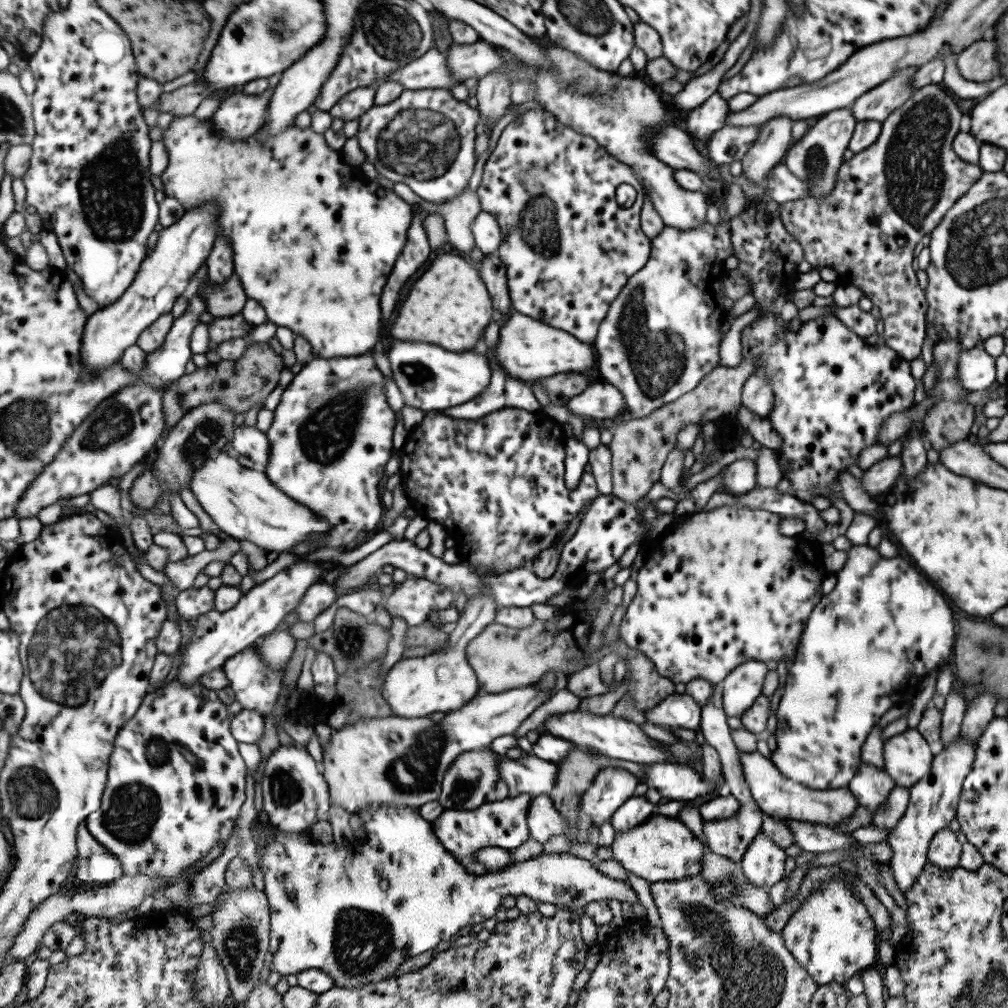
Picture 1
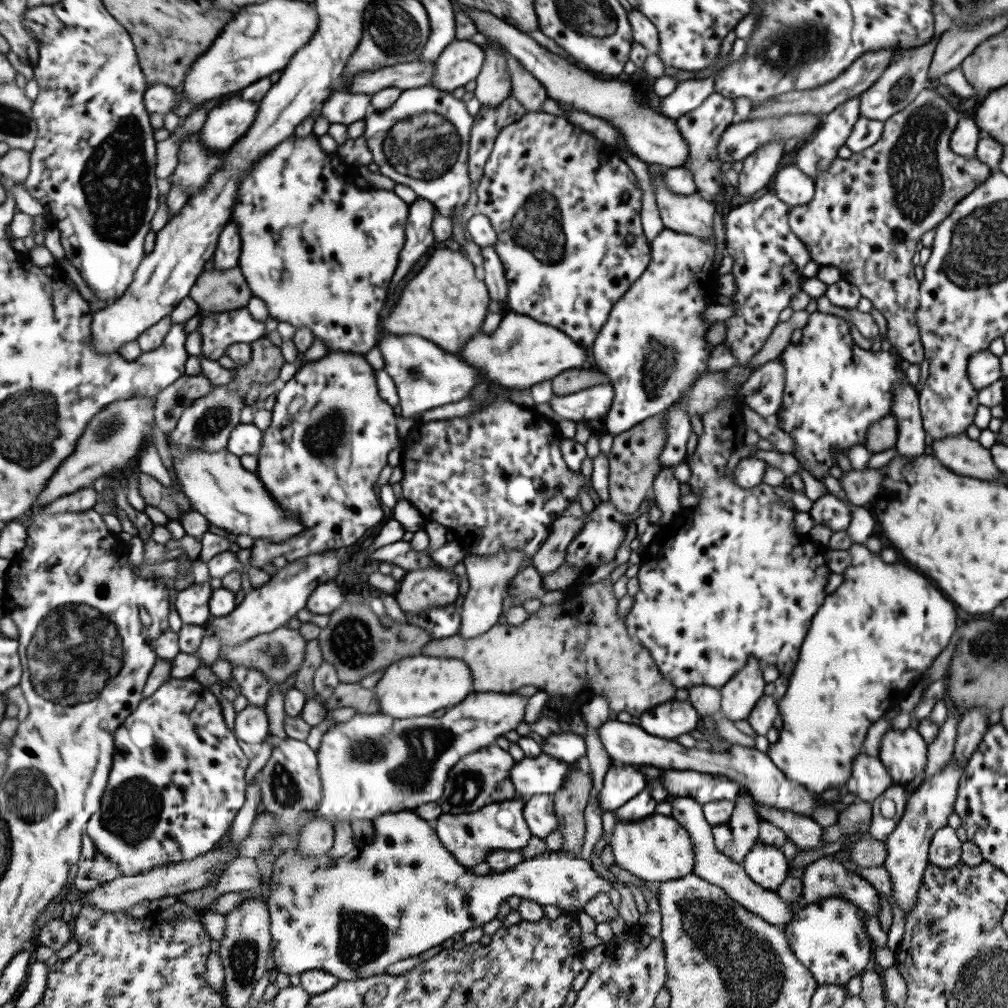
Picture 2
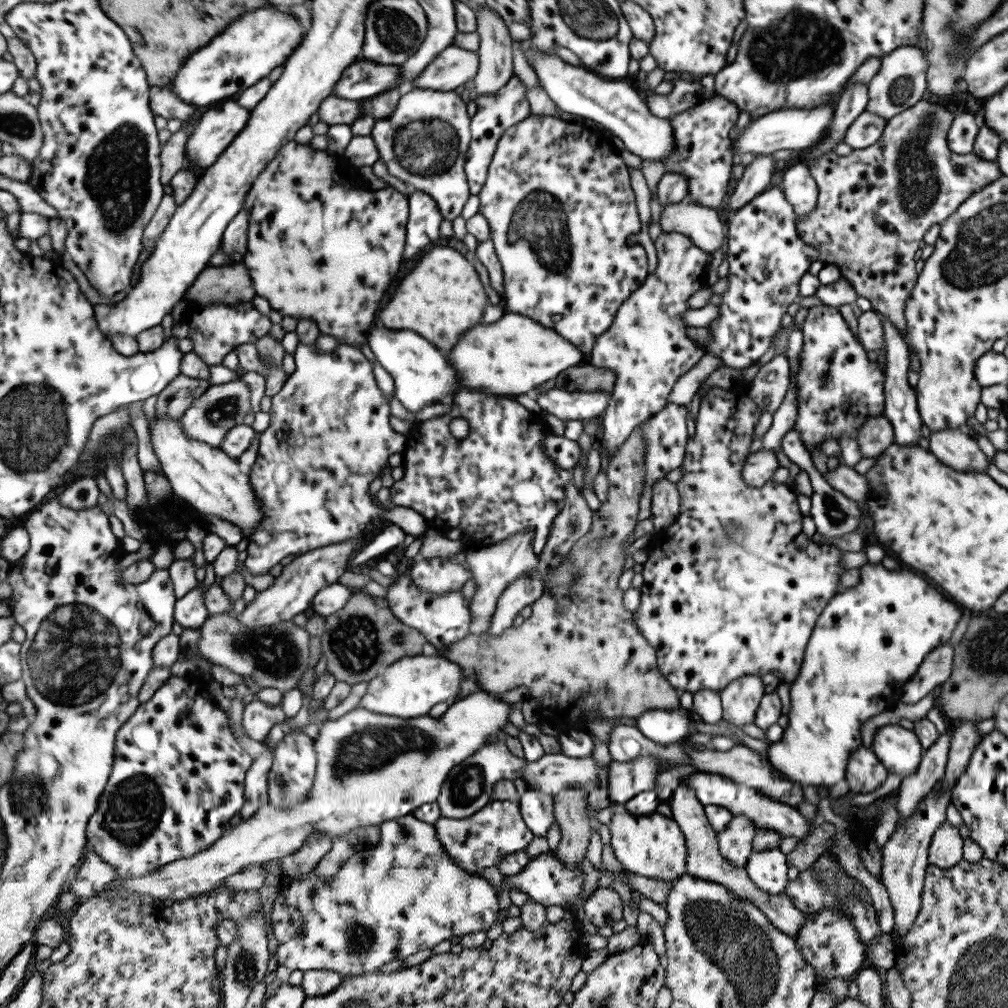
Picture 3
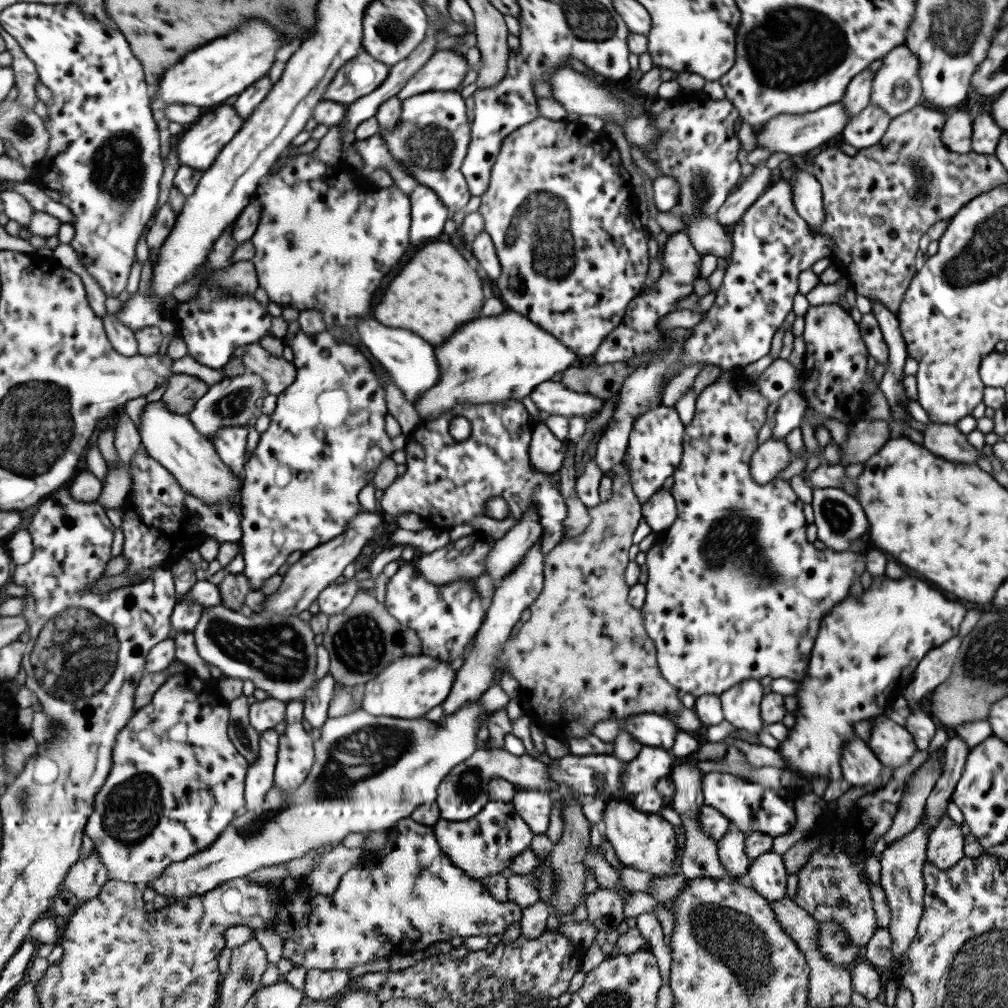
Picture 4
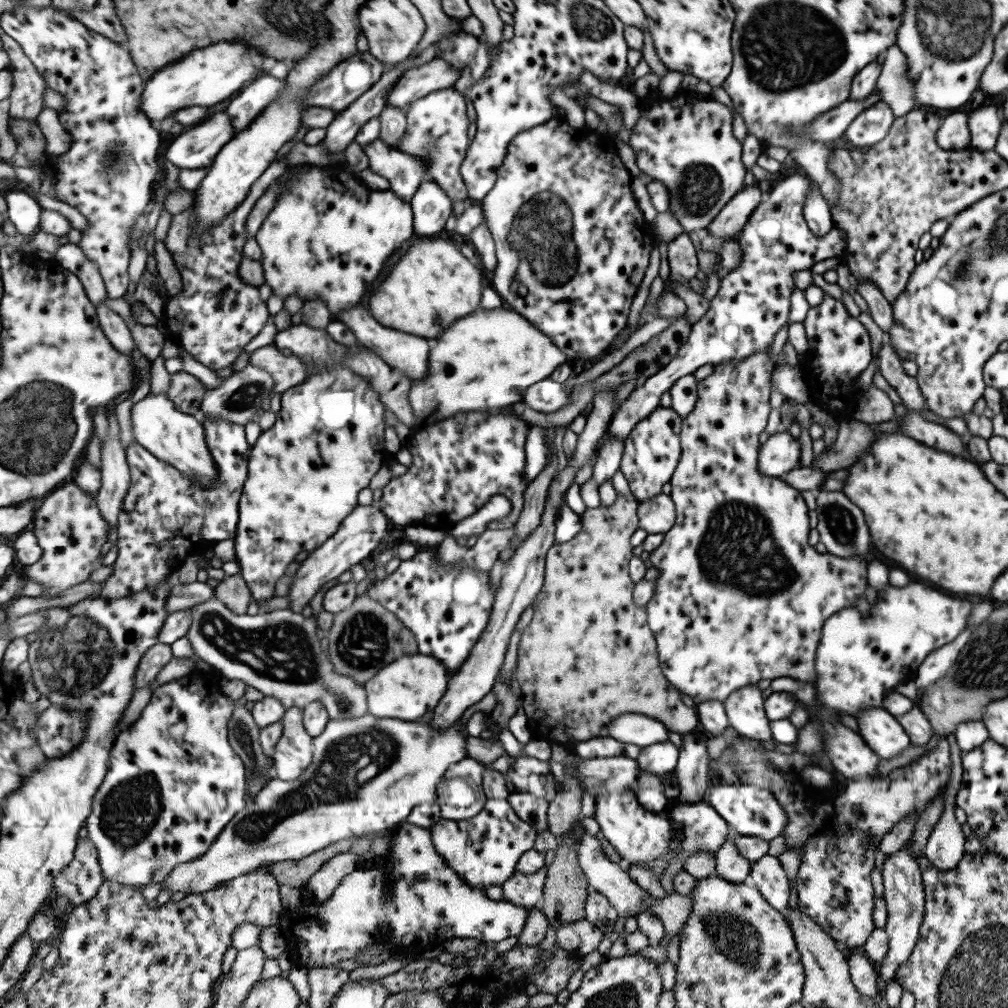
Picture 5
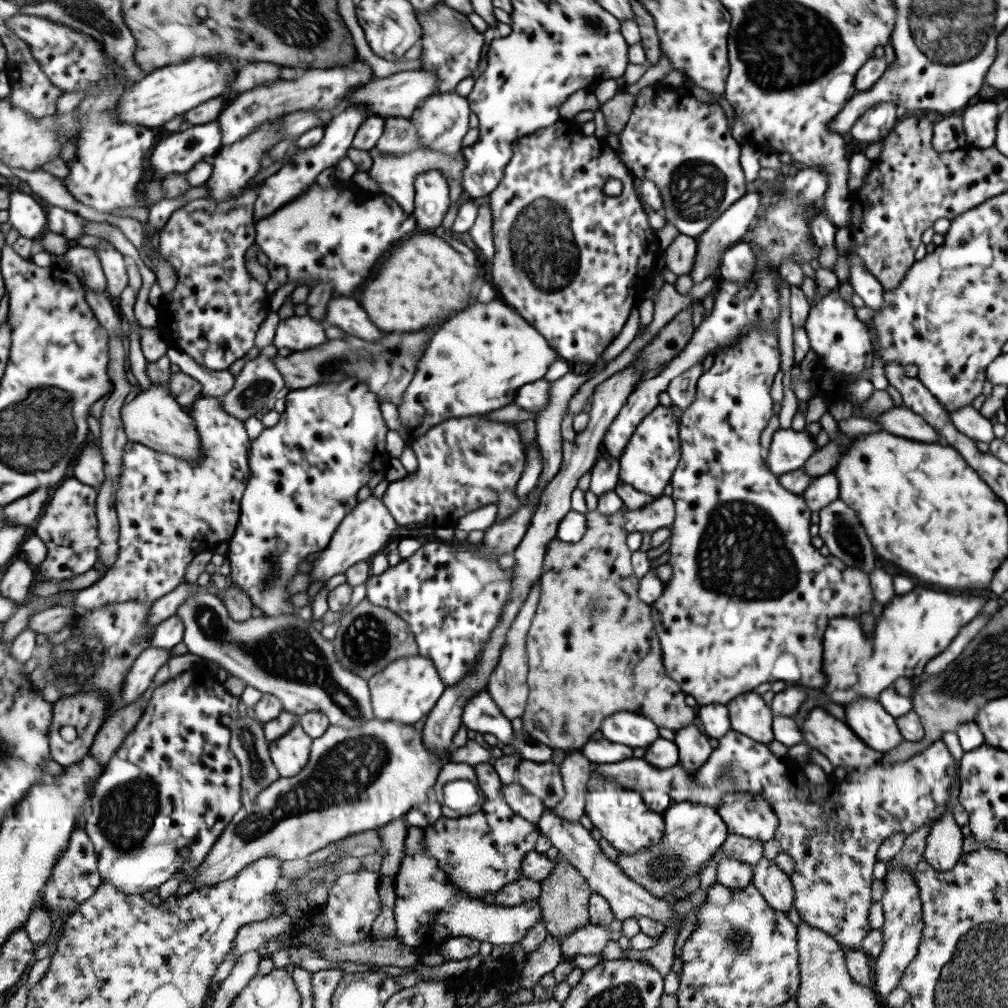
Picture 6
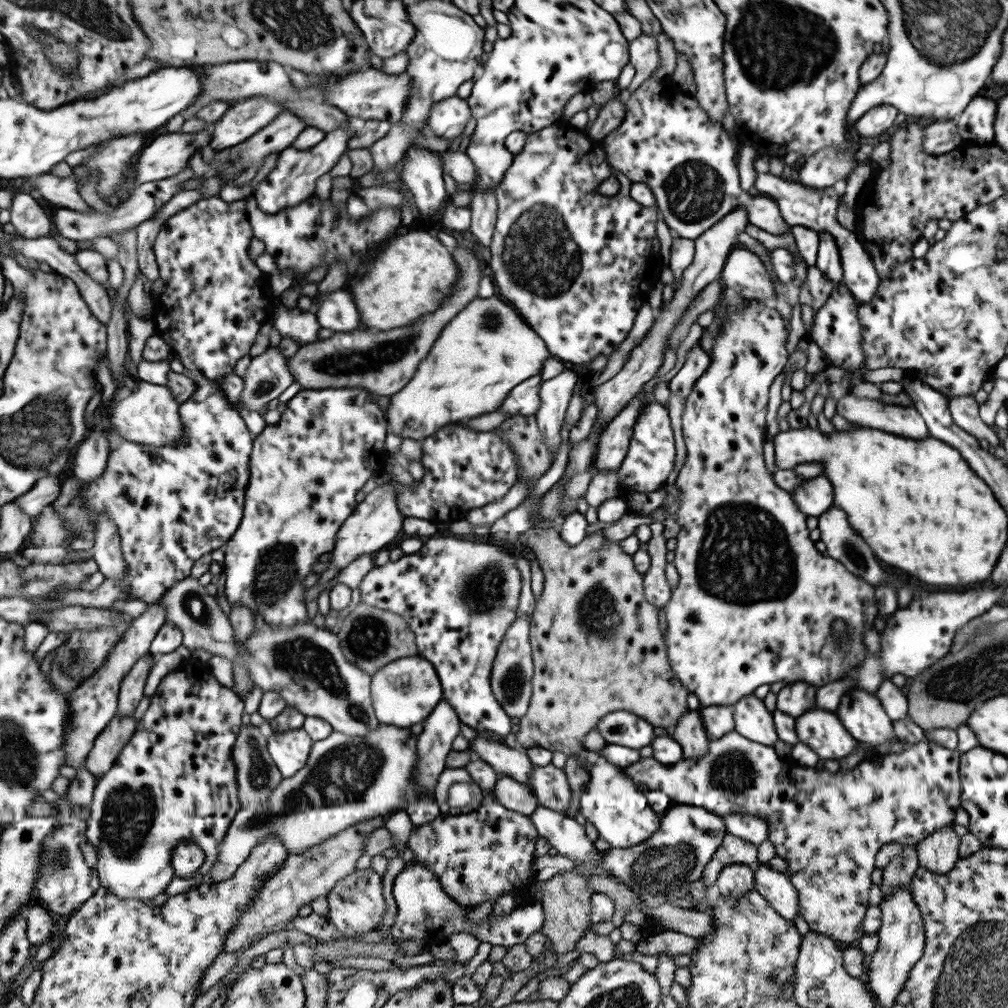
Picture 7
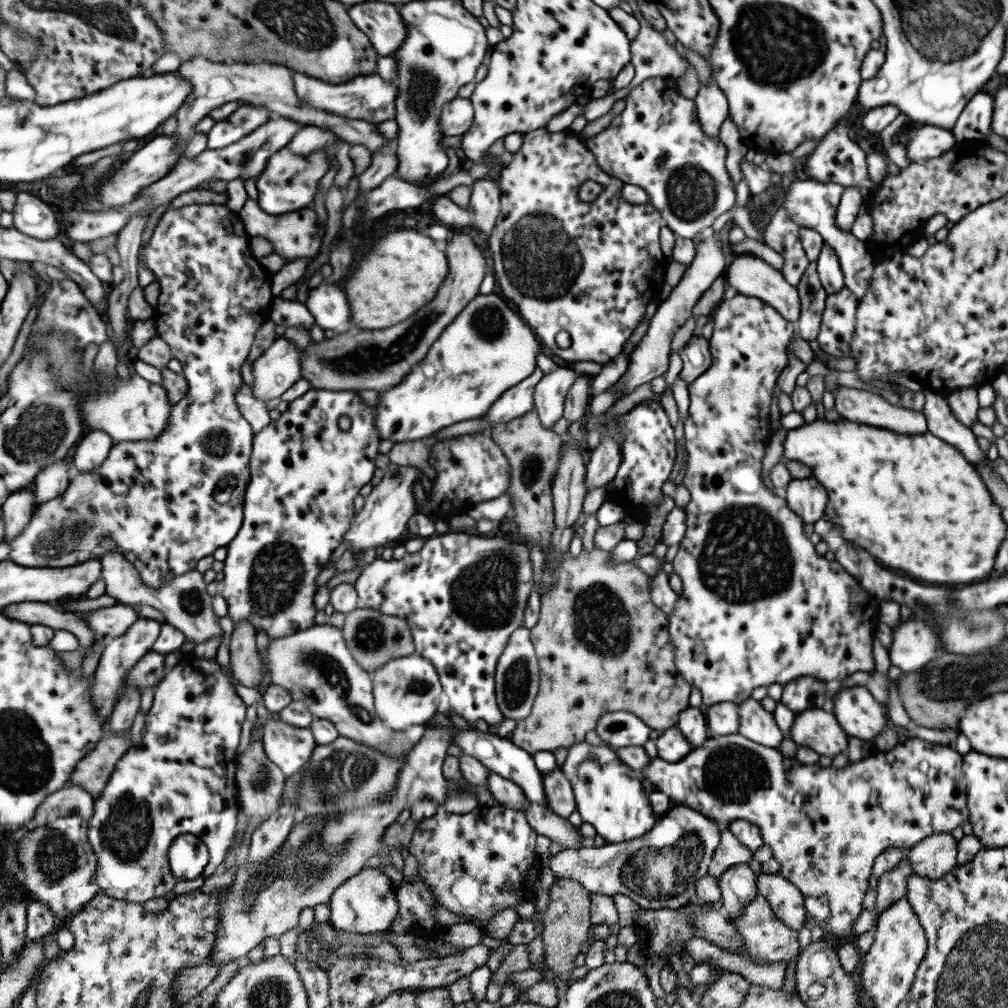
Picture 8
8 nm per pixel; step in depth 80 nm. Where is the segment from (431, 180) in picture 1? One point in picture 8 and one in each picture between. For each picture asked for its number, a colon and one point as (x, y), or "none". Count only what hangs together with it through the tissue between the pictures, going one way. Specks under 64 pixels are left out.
2: (421, 141)
3: (422, 142)
4: (430, 139)
5: (436, 124)
6: (440, 120)
7: (447, 117)
8: (455, 117)

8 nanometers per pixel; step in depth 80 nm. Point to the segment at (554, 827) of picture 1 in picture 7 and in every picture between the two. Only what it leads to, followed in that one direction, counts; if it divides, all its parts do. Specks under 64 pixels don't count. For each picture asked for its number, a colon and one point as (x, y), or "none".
2: (538, 814)
3: (535, 808)
4: (533, 807)
5: (532, 810)
6: (523, 804)
7: (513, 796)

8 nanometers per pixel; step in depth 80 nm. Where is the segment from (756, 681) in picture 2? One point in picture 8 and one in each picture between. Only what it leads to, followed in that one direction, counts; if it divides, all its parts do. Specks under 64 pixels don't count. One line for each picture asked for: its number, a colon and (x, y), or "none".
3: (738, 699)
4: (740, 704)
5: (743, 707)
6: (748, 714)
7: (751, 719)
8: (754, 723)

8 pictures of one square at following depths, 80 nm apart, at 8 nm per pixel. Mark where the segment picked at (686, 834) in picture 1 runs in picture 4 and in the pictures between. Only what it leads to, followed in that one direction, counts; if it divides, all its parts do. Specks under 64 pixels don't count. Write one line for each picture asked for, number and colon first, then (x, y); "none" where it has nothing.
2: (655, 848)
3: (652, 846)
4: (645, 841)

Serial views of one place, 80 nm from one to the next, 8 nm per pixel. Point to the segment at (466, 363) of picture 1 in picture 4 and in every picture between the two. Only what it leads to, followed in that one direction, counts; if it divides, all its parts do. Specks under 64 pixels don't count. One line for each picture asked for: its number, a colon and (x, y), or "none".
2: (425, 376)
3: (421, 376)
4: (409, 361)

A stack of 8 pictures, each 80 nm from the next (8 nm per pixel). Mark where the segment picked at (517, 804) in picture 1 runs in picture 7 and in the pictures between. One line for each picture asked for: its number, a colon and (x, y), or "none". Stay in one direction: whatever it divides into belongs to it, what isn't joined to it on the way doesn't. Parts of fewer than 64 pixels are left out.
2: (468, 837)
3: (480, 840)
4: (483, 845)
5: (483, 850)
6: (480, 853)
7: (478, 856)

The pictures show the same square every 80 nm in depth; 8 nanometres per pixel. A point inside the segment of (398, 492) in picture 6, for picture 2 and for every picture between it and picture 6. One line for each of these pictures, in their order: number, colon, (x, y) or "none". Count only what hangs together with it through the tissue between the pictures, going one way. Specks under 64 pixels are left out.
2: (496, 479)
3: (496, 481)
4: (447, 483)
5: (458, 463)

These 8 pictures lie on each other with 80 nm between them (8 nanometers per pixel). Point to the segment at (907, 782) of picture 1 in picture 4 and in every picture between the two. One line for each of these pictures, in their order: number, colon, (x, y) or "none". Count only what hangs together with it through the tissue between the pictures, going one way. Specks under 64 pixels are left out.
2: (903, 753)
3: (899, 751)
4: (891, 744)

